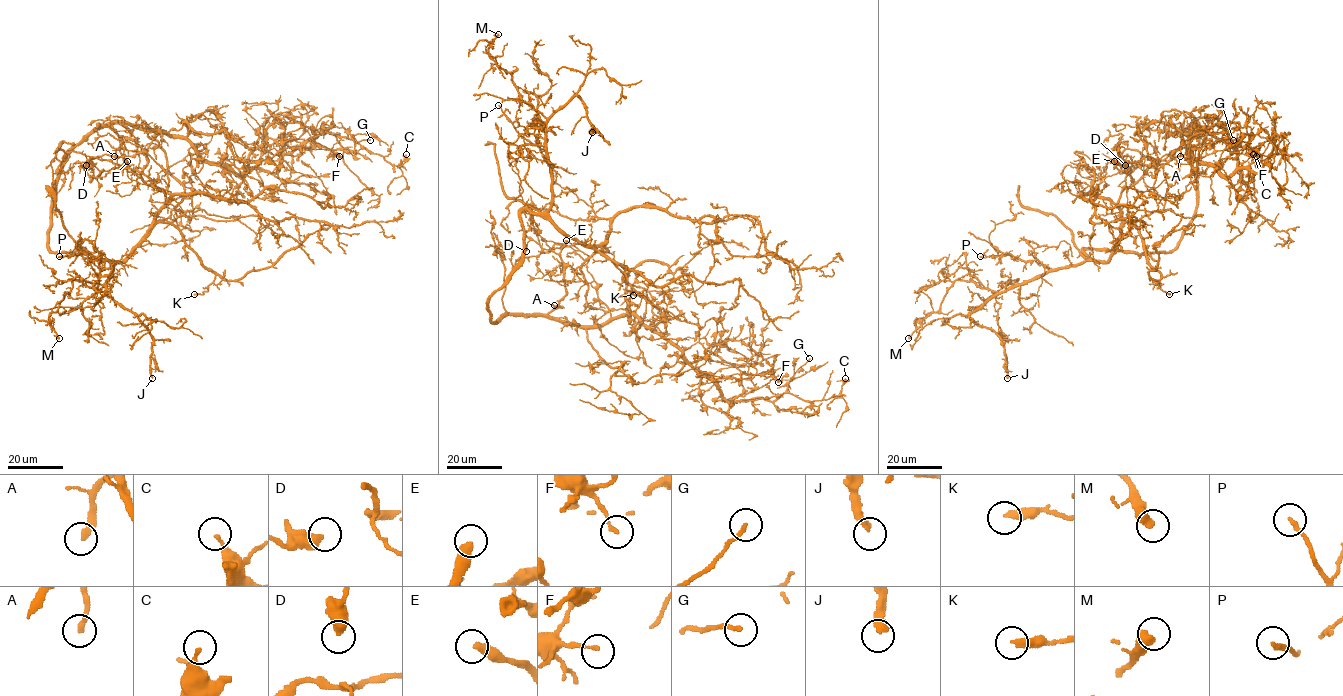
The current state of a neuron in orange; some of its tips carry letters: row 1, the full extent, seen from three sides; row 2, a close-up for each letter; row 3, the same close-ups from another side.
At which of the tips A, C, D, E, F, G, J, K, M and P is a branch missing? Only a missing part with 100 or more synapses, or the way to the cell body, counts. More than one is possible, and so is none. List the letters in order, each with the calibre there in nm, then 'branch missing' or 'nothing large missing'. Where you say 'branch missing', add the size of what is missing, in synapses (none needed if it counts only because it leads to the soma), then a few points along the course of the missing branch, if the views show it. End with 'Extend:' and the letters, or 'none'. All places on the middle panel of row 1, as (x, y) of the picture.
A: 280 nm | branch missing | 150 syn | (554, 305), (555, 312), (549, 309), (545, 310), (547, 314), (554, 315), (572, 333), (574, 329)
C: 220 nm | nothing large missing
D: 480 nm | nothing large missing
E: 420 nm | branch missing | 150 syn | (566, 240), (574, 228), (574, 219), (560, 203), (554, 190)
F: 150 nm | nothing large missing
G: 160 nm | nothing large missing
J: 360 nm | branch missing | 100 syn | (592, 132), (600, 132), (614, 122), (620, 99), (573, 54)
K: 360 nm | nothing large missing
M: 480 nm | nothing large missing
P: 200 nm | nothing large missing
Extend: A, E, J

